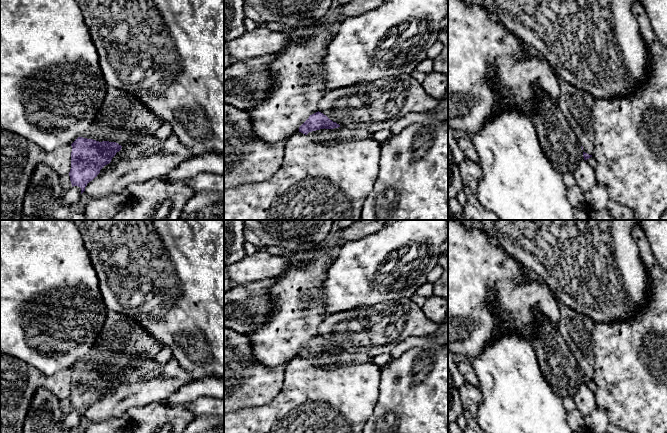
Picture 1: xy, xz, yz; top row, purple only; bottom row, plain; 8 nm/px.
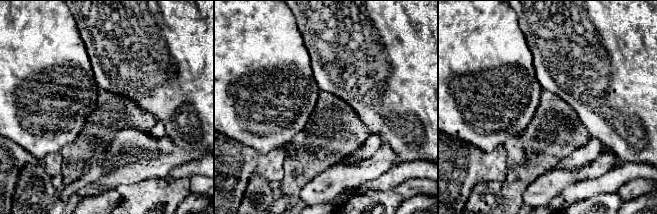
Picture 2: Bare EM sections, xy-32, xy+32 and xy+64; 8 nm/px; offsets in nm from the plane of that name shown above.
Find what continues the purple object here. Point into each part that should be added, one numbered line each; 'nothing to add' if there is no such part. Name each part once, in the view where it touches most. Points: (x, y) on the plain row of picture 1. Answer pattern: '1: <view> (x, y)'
1: xy (121, 337)

